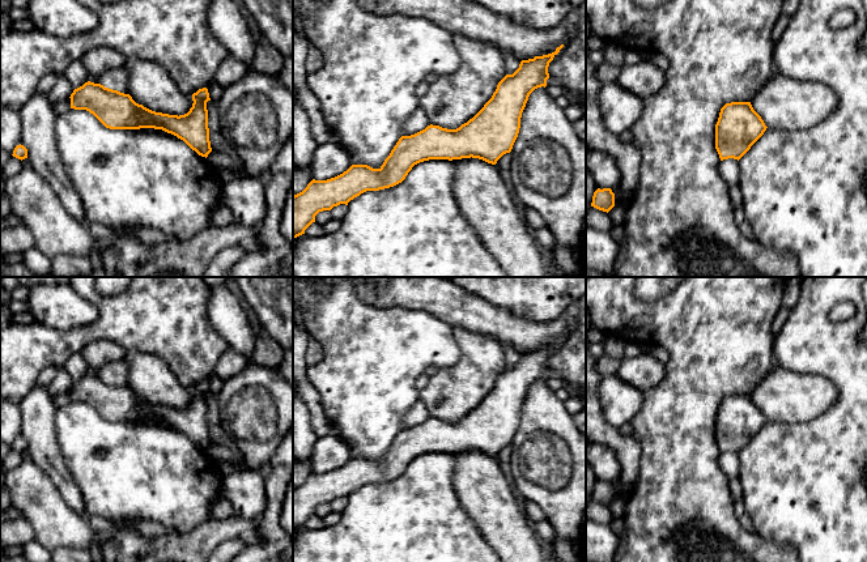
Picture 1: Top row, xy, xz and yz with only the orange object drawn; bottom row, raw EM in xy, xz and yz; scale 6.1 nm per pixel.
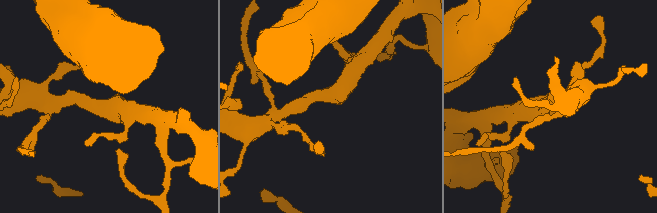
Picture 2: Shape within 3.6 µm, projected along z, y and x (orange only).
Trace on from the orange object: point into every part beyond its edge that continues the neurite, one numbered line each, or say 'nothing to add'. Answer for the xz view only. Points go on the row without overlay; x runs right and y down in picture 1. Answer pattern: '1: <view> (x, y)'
1: xz (485, 494)

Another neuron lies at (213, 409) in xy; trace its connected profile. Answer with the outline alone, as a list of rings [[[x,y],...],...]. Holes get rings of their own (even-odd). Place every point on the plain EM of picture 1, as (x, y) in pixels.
[[[212,392],[207,395],[207,403],[208,403],[208,421],[211,423],[222,425],[221,417],[220,417],[220,406],[216,399],[216,395]]]

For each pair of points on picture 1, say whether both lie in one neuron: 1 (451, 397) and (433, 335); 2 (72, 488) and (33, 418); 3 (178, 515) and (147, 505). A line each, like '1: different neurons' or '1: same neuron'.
1: different neurons
2: same neuron
3: same neuron

